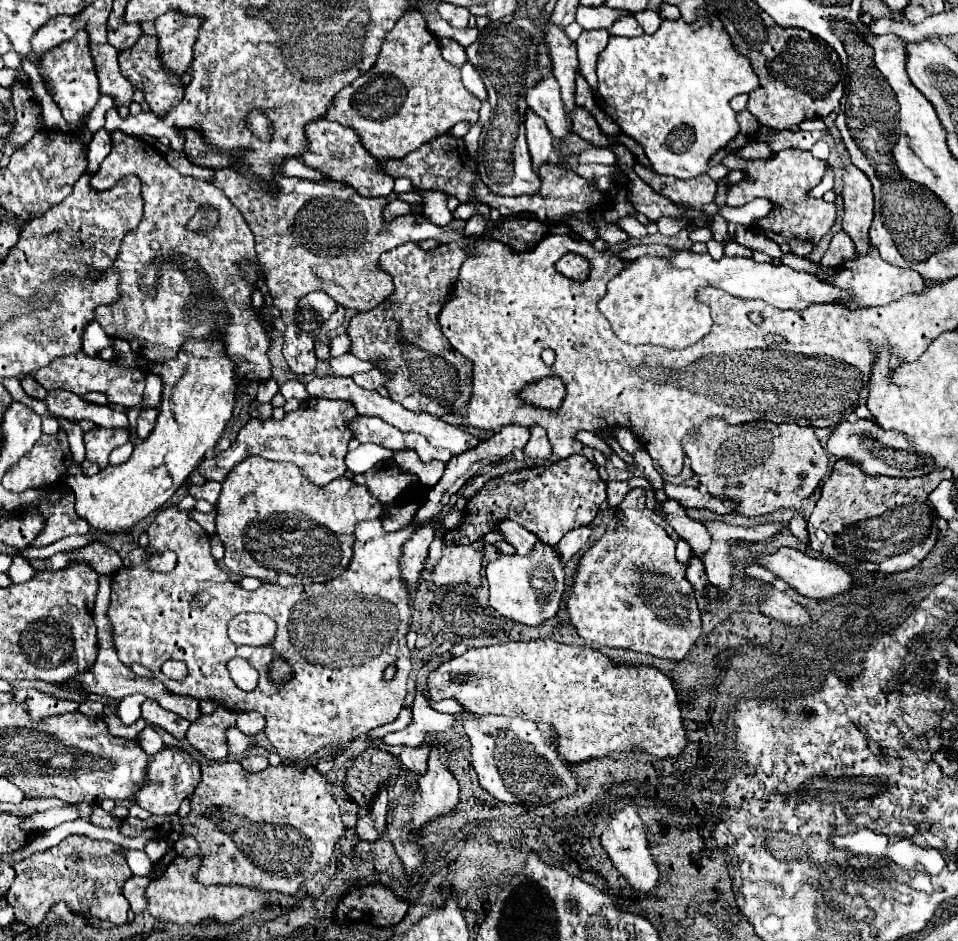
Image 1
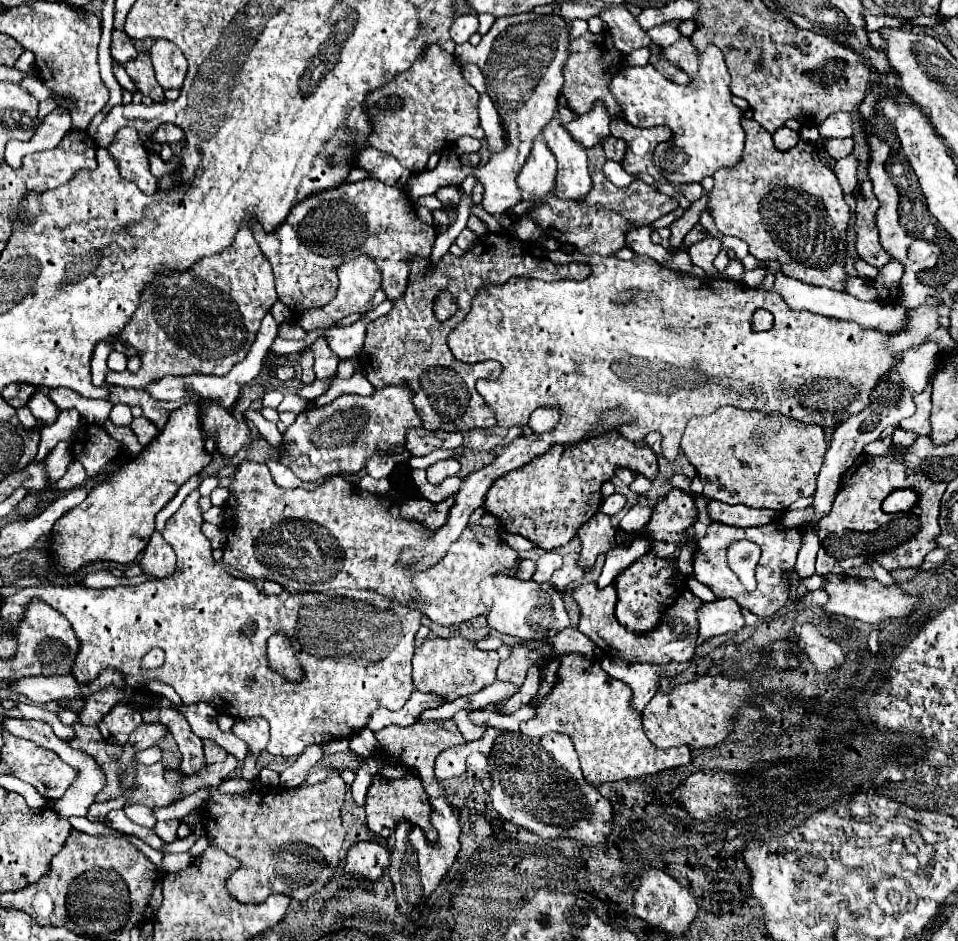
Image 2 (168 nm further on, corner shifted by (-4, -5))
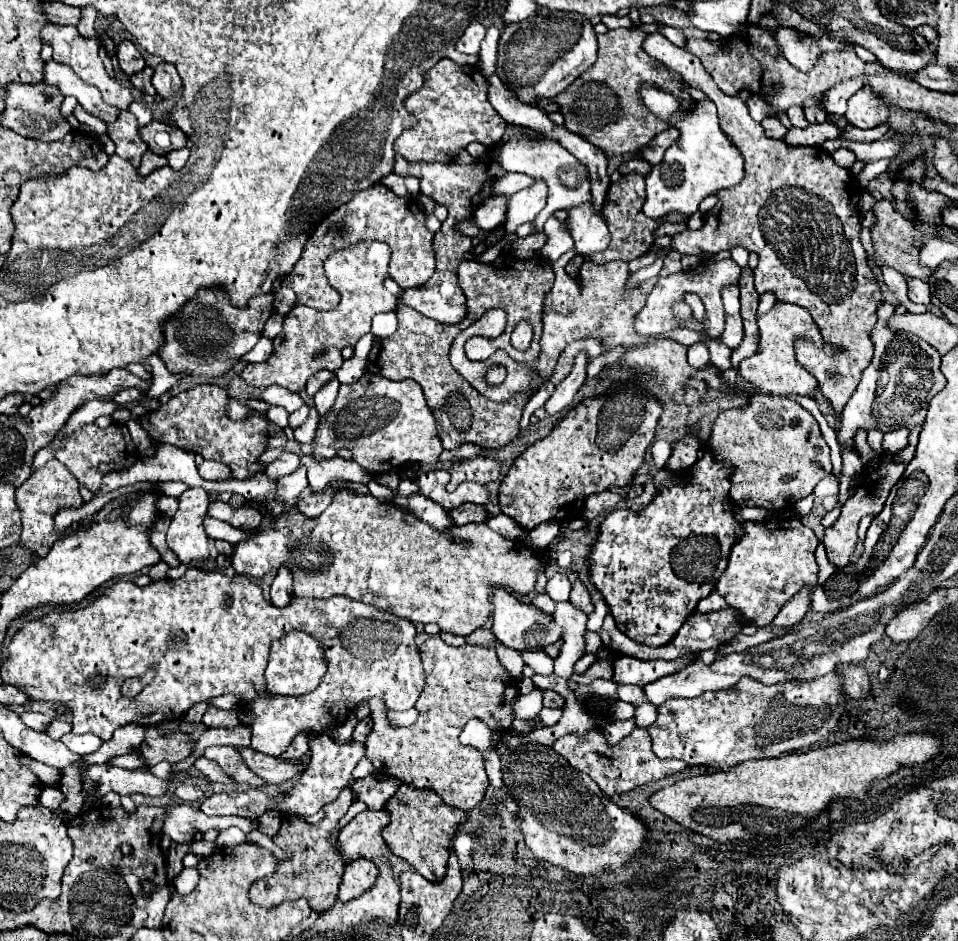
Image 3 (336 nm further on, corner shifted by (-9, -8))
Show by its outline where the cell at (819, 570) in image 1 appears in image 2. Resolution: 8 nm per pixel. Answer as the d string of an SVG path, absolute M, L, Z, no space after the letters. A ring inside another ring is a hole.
M823 575L823 585L821 589L829 595L829 601L823 607L825 613L831 615L845 615L851 619L859 619L863 623L877 625L887 617L903 617L909 615L919 603L921 597L913 597L909 593L903 593L899 587L883 587L877 579L859 579L859 577L849 577L849 575Z

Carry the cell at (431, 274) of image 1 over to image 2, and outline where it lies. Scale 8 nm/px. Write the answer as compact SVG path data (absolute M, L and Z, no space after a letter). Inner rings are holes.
M509 231L487 233L483 239L477 239L465 255L455 257L447 253L437 261L437 265L431 265L427 259L413 257L409 261L409 283L405 295L395 301L387 315L375 319L367 327L365 345L359 355L361 367L377 389L407 383L411 387L411 403L415 405L425 429L465 431L475 427L493 427L493 413L477 393L475 381L469 381L469 365L457 361L447 345L449 331L467 315L473 295L489 283L505 283L511 277L561 281L585 279L587 275L591 275L589 265L553 265L539 243L525 241L523 245L523 241L513 237ZM441 291L449 291L457 303L455 317L449 317L447 321L439 321L433 311L435 297Z

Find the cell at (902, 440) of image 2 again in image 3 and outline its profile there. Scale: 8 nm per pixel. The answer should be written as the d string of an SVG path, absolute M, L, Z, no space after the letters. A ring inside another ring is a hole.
M914 428L912 434L910 434L910 444L908 448L904 448L902 452L898 454L884 454L880 458L880 468L878 472L876 470L870 470L870 468L864 468L862 474L858 476L858 482L856 482L856 492L854 496L842 506L842 512L838 516L838 520L834 522L834 526L826 528L824 530L824 546L826 546L826 552L828 552L828 560L842 568L846 564L850 564L850 558L852 558L852 552L854 552L854 544L858 542L858 536L856 536L856 530L858 530L858 522L862 516L868 516L868 514L880 514L892 486L902 478L904 474L904 468L908 466L908 462L912 460L912 456L916 454L916 442L918 442L918 434L920 434L920 428Z

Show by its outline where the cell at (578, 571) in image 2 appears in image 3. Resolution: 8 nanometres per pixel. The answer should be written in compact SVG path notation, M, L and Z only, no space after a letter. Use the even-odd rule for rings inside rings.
M558 602L554 620L556 620L556 624L560 624L562 640L564 640L564 646L558 654L558 658L554 660L554 674L562 676L562 678L570 678L576 660L580 660L586 652L584 646L586 646L588 616L580 610L576 610L576 606L572 602Z

